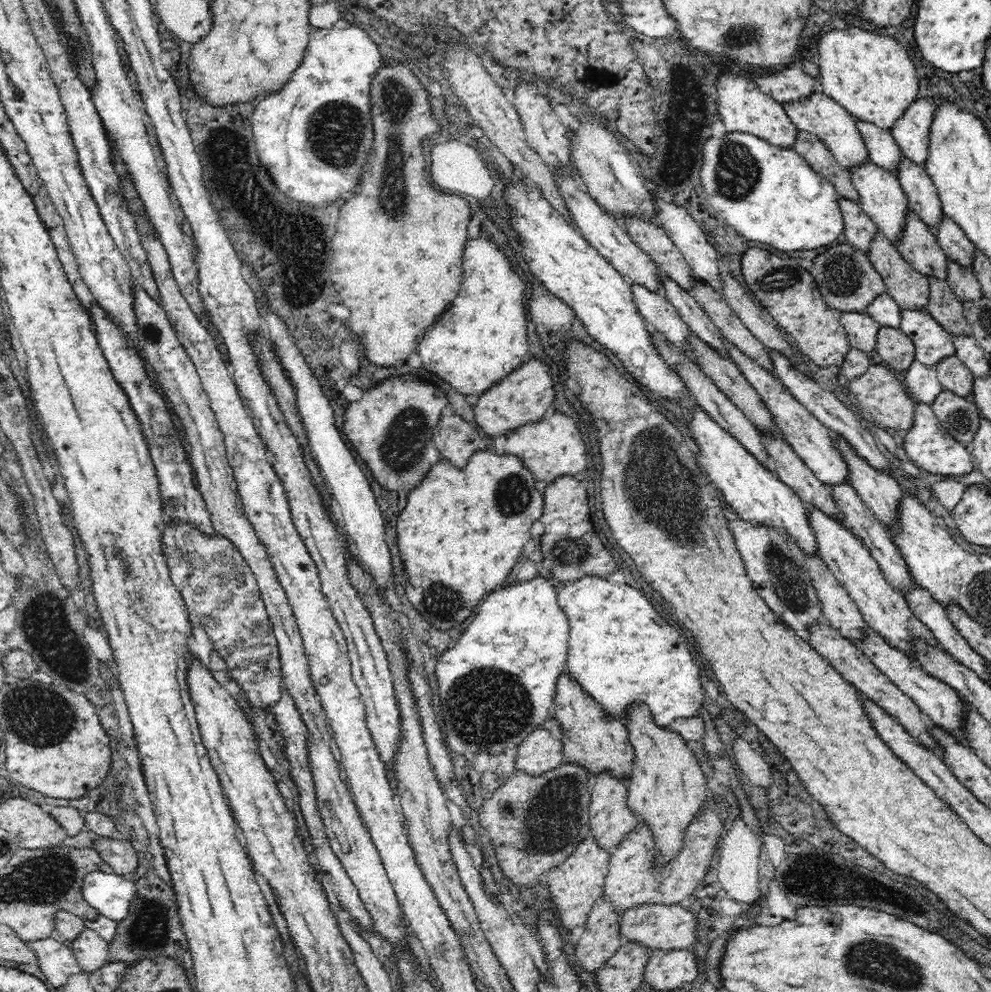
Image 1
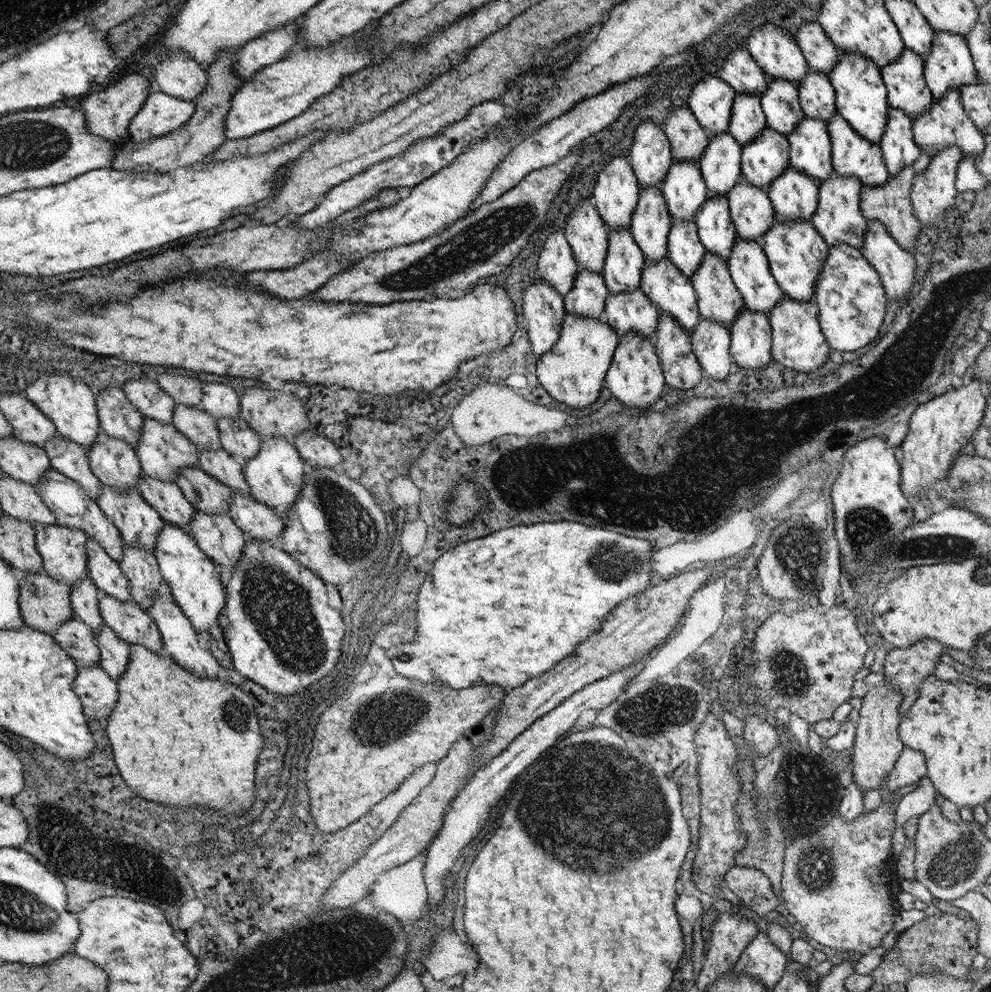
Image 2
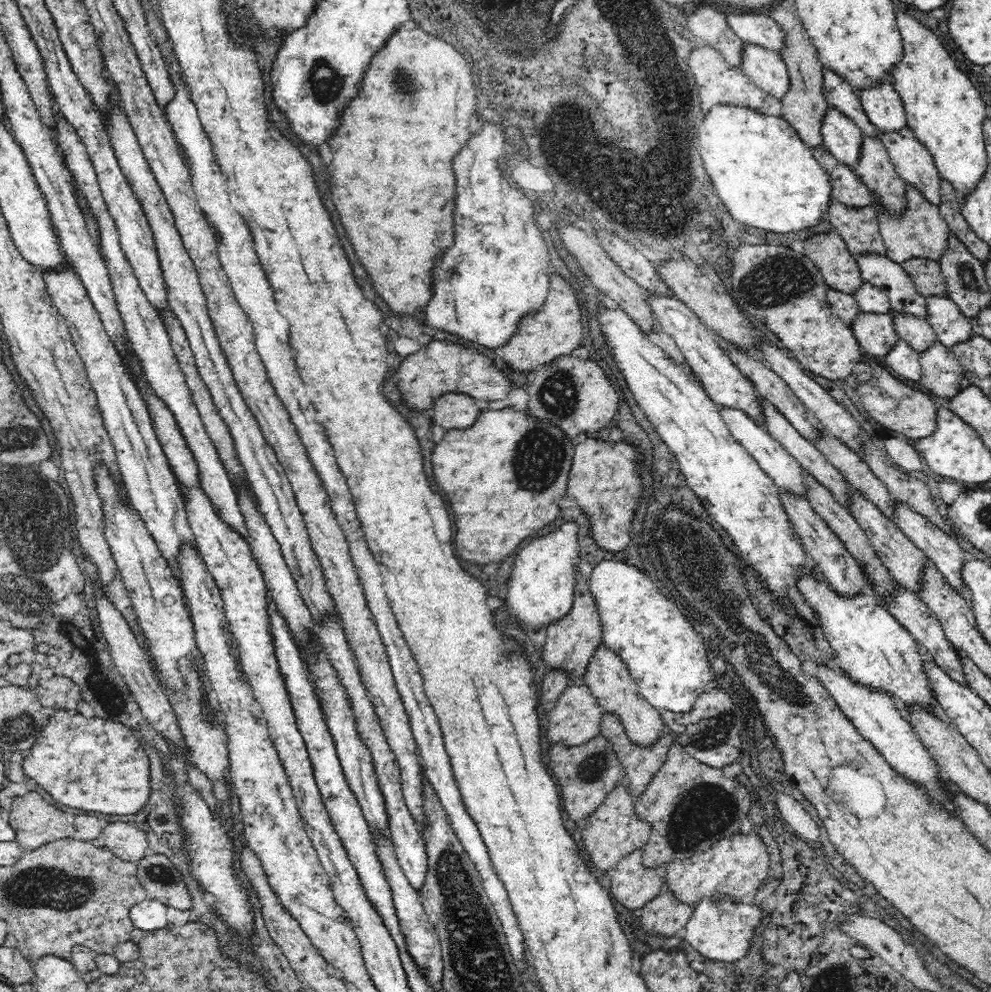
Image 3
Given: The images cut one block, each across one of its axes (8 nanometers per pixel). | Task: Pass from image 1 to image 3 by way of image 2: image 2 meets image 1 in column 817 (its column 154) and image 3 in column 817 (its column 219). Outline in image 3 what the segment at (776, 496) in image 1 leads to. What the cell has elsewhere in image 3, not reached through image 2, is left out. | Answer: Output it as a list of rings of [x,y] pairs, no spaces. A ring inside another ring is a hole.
[[[804,578],[798,588],[822,616],[822,626],[826,630],[828,642],[838,654],[838,660],[834,658],[832,664],[844,668],[854,682],[892,696],[896,704],[904,702],[906,708],[920,706],[920,710],[936,714],[934,690],[930,686],[928,674],[924,672],[924,650],[920,648],[916,638],[886,608],[876,604],[872,594],[836,596],[836,592],[828,588],[826,580],[818,582],[814,578]]]

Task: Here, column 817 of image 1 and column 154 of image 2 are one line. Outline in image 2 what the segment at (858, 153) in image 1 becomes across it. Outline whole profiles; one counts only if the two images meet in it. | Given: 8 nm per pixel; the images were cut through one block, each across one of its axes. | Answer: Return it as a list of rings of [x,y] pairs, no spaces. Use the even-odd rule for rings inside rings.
[[[151,92],[141,110],[133,116],[127,134],[127,142],[147,142],[149,138],[171,134],[181,126],[187,126],[195,116],[195,102],[177,100],[165,92]]]

